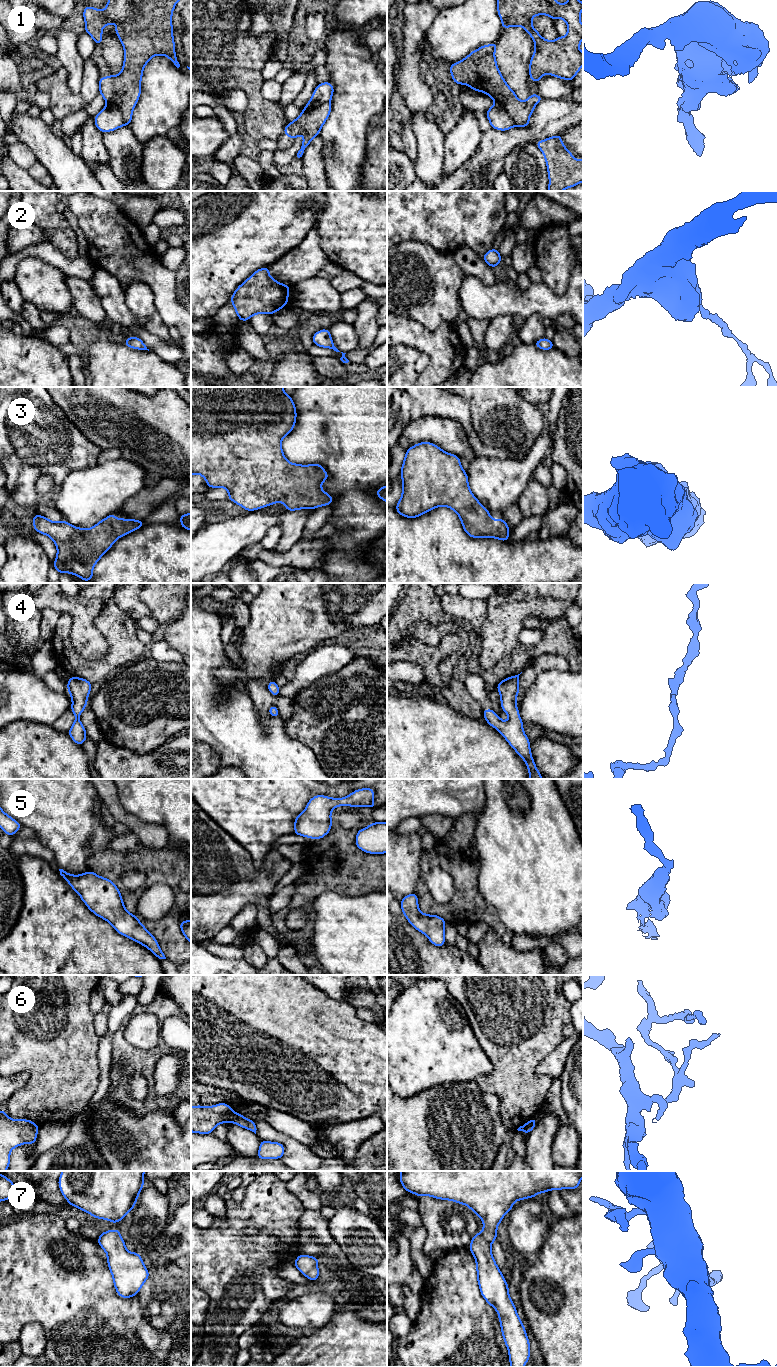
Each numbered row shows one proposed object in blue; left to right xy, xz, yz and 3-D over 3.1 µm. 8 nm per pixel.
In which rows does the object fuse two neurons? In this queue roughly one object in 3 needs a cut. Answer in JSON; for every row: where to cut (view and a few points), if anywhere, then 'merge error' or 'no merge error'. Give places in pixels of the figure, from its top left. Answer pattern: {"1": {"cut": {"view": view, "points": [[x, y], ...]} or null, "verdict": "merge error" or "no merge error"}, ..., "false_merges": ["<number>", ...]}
{"1": {"cut": {"view": "xy", "points": [[107, 104], [114, 105], [120, 111], [125, 124]]}, "verdict": "merge error"}, "2": {"cut": null, "verdict": "no merge error"}, "3": {"cut": null, "verdict": "no merge error"}, "4": {"cut": null, "verdict": "no merge error"}, "5": {"cut": null, "verdict": "no merge error"}, "6": {"cut": {"view": "xz", "points": [[234, 1112], [229, 1120]]}, "verdict": "merge error"}, "7": {"cut": null, "verdict": "no merge error"}, "false_merges": ["1", "6"]}

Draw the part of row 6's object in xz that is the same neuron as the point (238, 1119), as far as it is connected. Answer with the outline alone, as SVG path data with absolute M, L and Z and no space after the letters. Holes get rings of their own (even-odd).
M233 1113L231 1116L230 1121L238 1126L241 1126L242 1128L246 1128L256 1134L256 1123L241 1114Z

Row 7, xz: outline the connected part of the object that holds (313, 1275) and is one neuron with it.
M298 1255L294 1265L310 1281L317 1281L320 1271L317 1268L319 1260L309 1255Z

